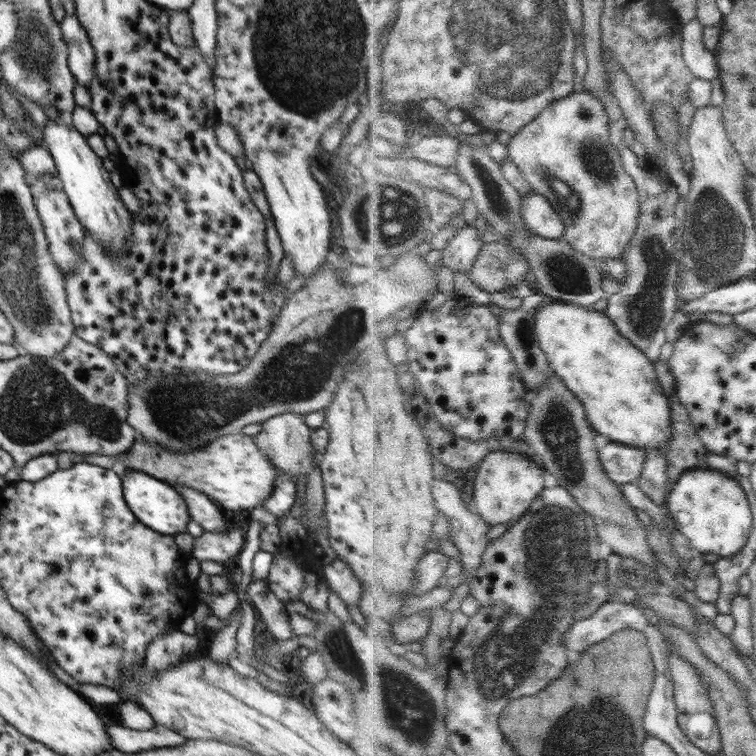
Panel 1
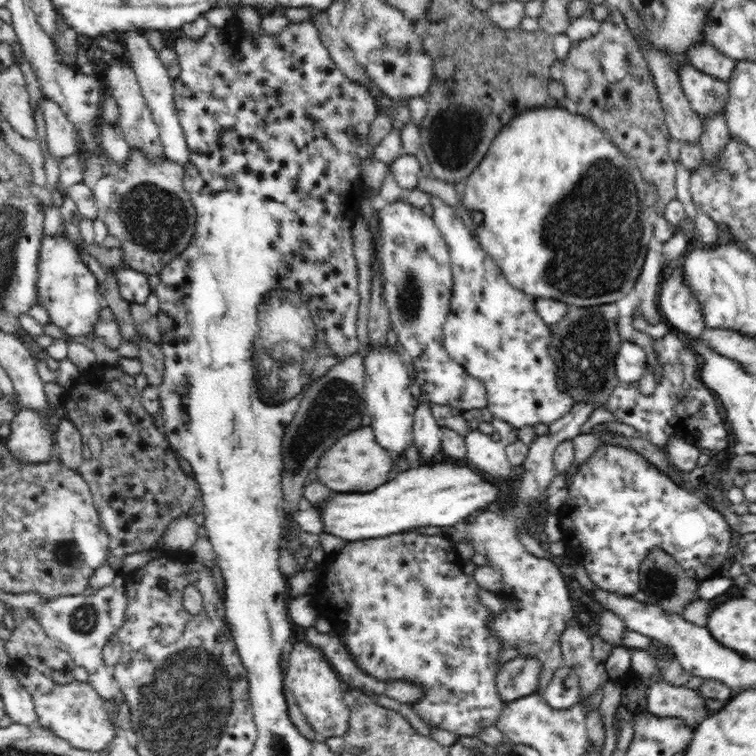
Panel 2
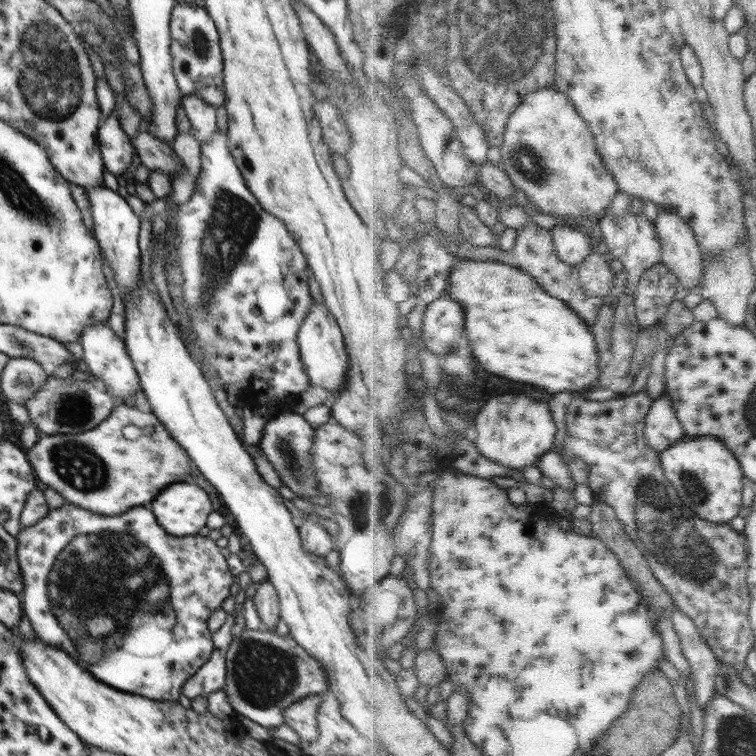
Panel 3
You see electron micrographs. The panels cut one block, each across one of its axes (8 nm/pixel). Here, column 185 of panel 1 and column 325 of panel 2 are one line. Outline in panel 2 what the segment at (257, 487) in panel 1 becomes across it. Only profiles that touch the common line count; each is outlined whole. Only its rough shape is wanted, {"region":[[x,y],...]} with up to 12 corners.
{"region":[[371,425],[340,438],[317,464],[336,492],[388,482],[392,455]]}

